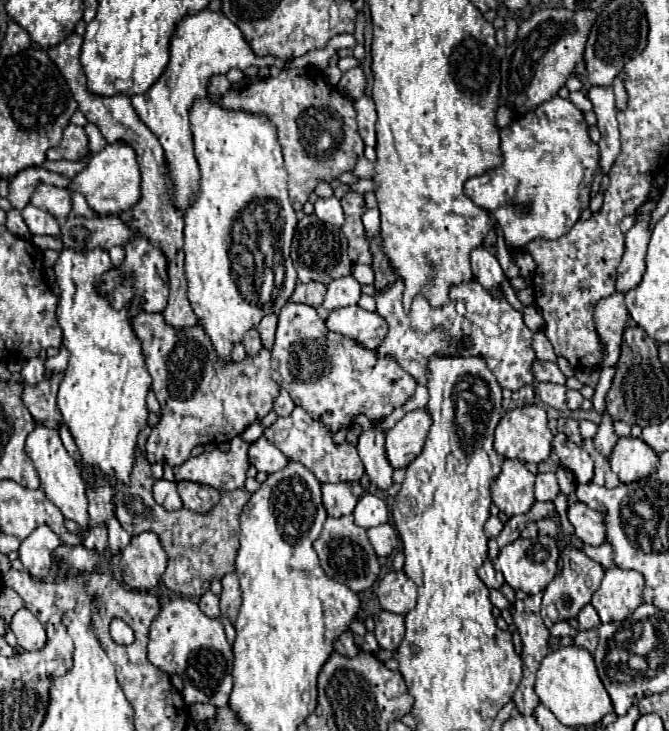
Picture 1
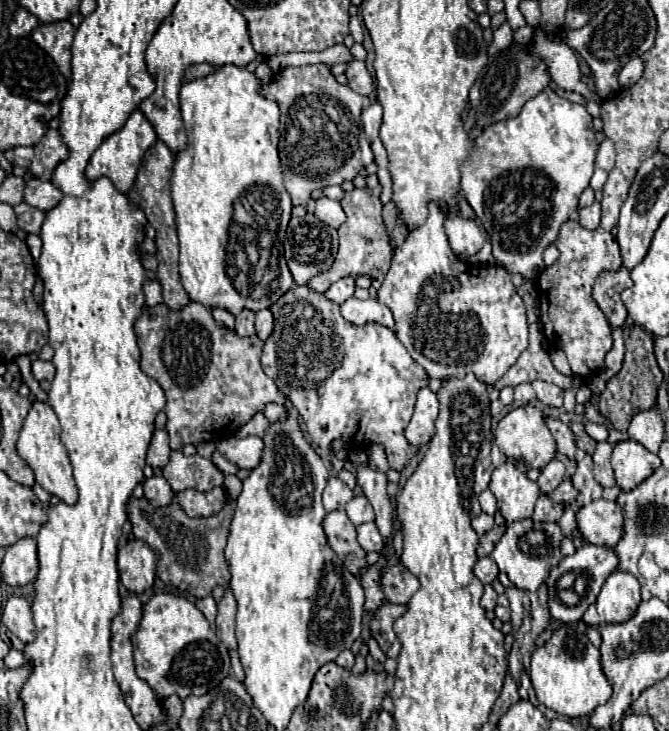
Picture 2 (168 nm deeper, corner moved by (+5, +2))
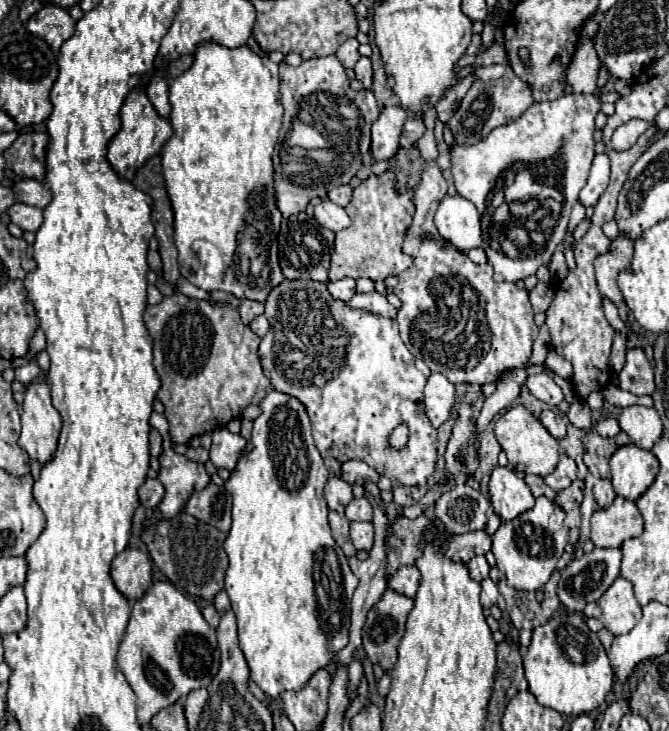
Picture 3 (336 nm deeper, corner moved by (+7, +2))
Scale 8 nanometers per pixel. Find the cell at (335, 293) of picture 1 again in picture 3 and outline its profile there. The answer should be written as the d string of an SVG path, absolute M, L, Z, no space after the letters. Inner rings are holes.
M339 279L339 281L329 281L327 283L329 293L339 299L339 301L349 301L355 295L355 279Z

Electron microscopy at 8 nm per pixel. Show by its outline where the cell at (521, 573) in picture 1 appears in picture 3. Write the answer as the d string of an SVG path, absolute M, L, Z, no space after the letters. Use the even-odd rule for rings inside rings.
M539 497L533 509L499 525L499 529L491 535L491 551L495 555L499 571L505 573L509 587L521 591L535 591L547 583L569 541L569 527L563 521L565 511L553 499Z

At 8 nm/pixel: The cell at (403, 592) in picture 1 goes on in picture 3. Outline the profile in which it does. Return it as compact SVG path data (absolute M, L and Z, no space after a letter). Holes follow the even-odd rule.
M399 567L399 571L395 575L391 575L387 583L397 593L407 595L407 597L415 597L419 581L421 581L421 573L417 567Z

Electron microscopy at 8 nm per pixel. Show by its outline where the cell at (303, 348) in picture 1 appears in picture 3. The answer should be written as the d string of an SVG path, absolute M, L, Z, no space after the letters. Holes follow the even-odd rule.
M299 279L299 281L283 281L281 285L277 285L275 289L271 289L269 297L265 299L265 317L269 319L271 327L269 331L265 333L265 337L261 339L261 345L259 345L259 357L261 357L261 365L263 365L263 371L265 375L269 377L271 385L277 389L277 391L283 391L287 395L293 395L297 397L299 401L303 401L303 405L307 407L307 413L311 417L311 425L313 425L313 439L315 439L315 445L317 449L321 451L321 455L327 459L327 457L333 457L337 459L339 463L343 461L349 461L349 459L359 459L359 461L365 461L369 467L373 467L379 475L385 475L391 479L391 483L397 487L397 485L405 485L405 487L419 487L419 485L425 485L429 481L429 477L433 475L435 471L435 463L437 463L437 447L435 447L435 441L437 441L437 429L431 425L429 417L425 415L425 403L423 403L423 387L427 383L427 377L429 377L429 367L413 357L405 343L401 341L399 337L399 329L397 329L397 321L395 319L387 319L383 315L377 315L377 313L369 313L369 311L361 311L361 309L351 309L347 303L343 301L337 301L331 297L331 293L327 291L327 285L325 283L319 283L319 281L313 281L313 279ZM399 423L405 423L409 427L409 443L405 449L401 451L395 451L395 449L389 449L389 443L387 443L387 437L391 435L391 431L399 425Z

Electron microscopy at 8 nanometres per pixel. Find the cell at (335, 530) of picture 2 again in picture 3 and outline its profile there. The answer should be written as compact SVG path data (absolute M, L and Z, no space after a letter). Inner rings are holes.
M329 511L329 525L331 525L331 531L333 531L333 539L337 541L337 545L345 551L347 557L355 555L355 547L349 539L349 521L343 513L337 513L337 511Z

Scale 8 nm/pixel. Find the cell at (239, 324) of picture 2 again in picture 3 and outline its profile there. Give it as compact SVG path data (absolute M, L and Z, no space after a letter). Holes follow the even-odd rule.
M243 299L241 305L239 305L239 313L241 313L243 323L251 323L257 315L263 313L263 303L251 301L251 299Z

